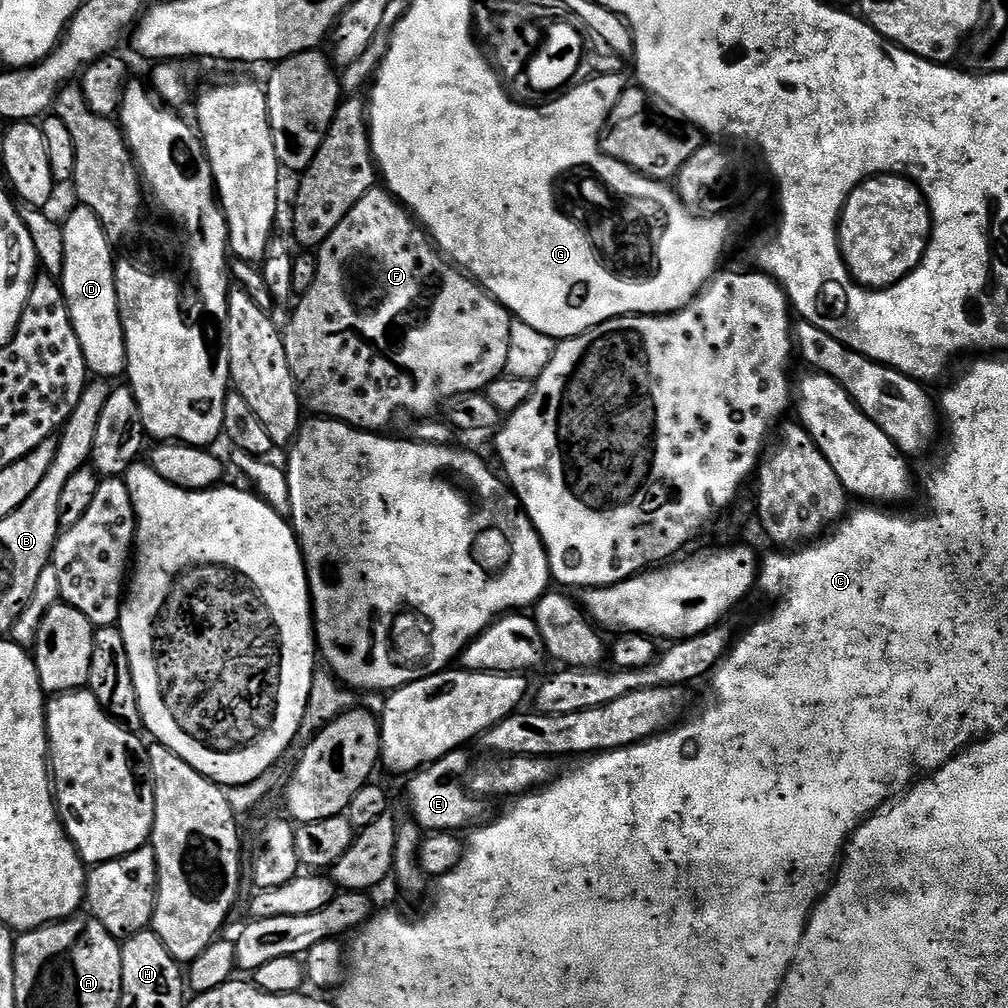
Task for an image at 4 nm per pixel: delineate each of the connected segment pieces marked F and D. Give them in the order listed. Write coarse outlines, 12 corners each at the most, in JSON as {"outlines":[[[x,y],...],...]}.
{"outlines":[[[387,188],[282,332],[361,430],[505,375],[514,323]],[[76,206],[58,279],[88,371],[123,377],[114,244]]]}

